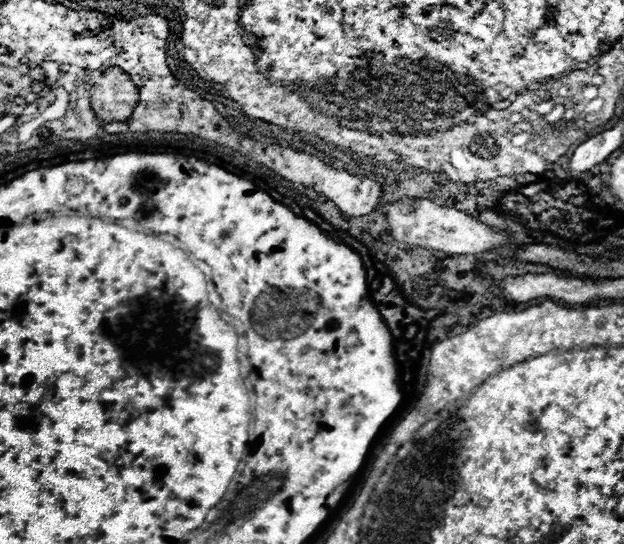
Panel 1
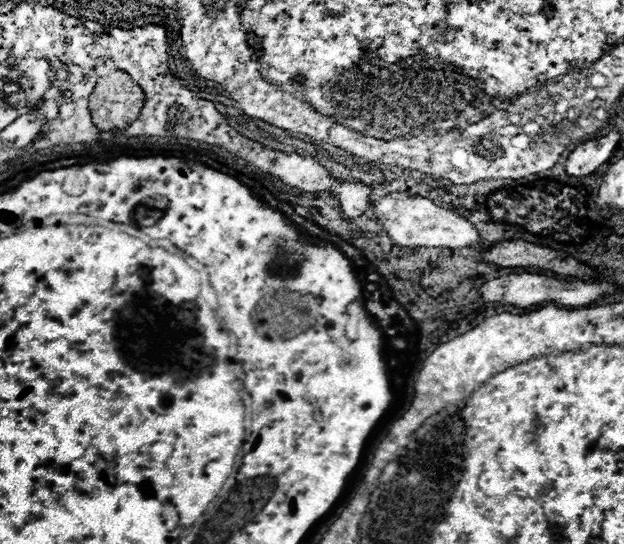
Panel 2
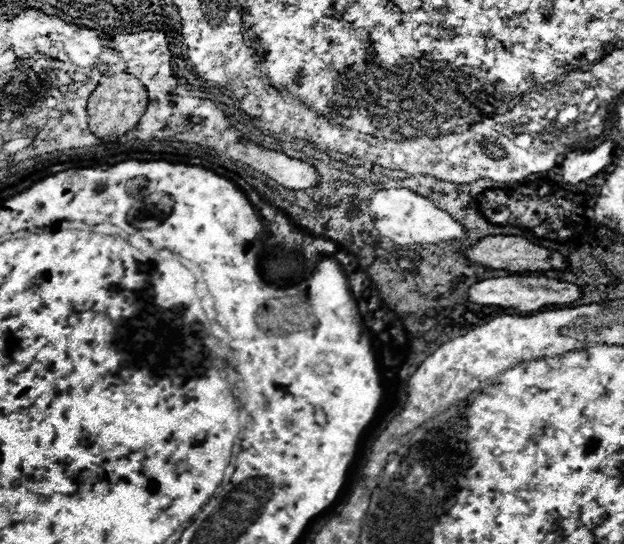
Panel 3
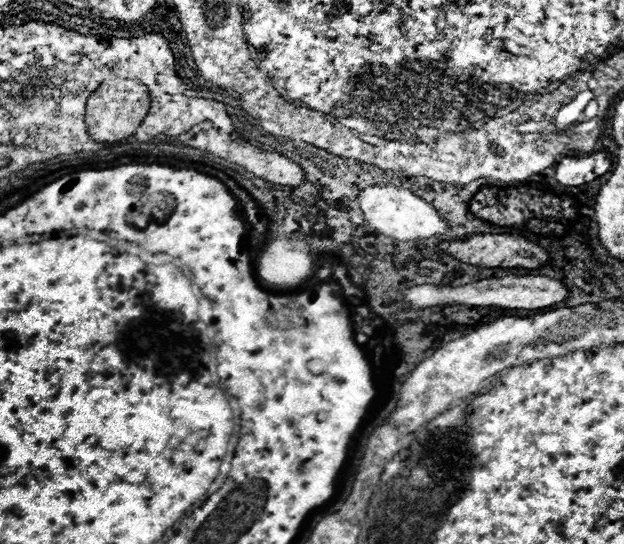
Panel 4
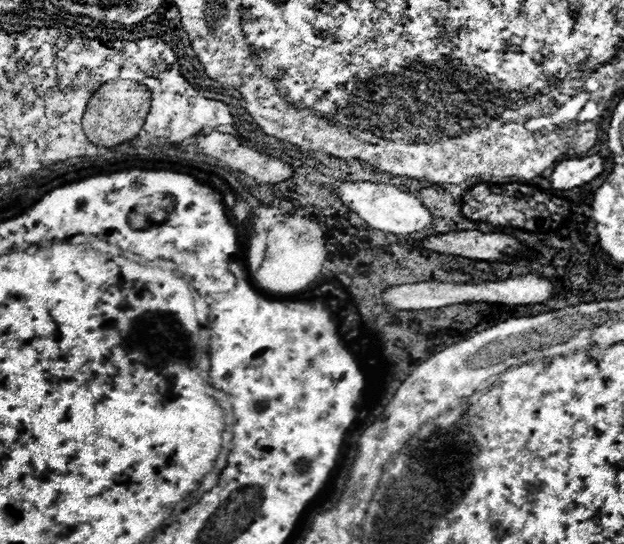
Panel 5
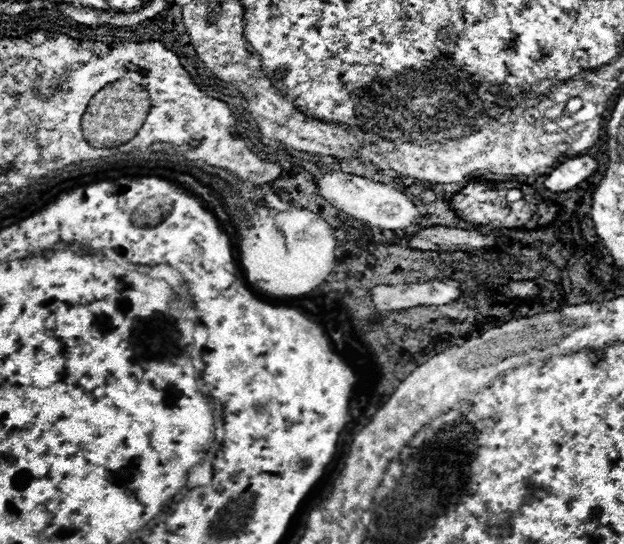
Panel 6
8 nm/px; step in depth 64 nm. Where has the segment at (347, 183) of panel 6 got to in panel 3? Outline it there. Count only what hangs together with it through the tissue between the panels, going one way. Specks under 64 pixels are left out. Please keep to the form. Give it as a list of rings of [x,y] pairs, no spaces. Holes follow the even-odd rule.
[[[390,188],[390,190],[376,190],[368,202],[368,212],[374,216],[374,228],[380,236],[390,238],[394,244],[408,246],[408,244],[438,244],[444,240],[462,240],[466,236],[466,230],[452,220],[444,210],[440,210],[436,204],[432,204],[428,198],[414,194],[406,188]]]

